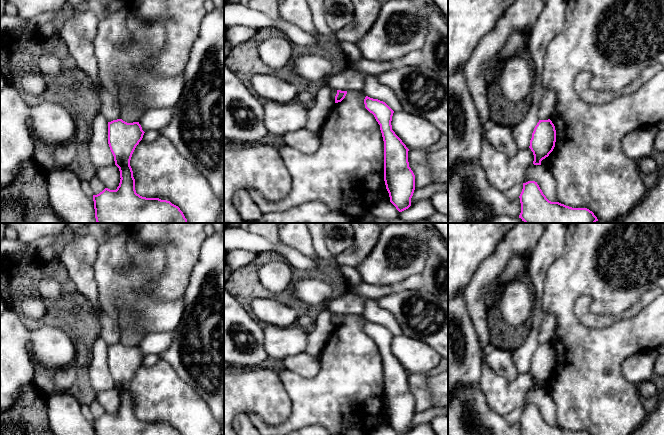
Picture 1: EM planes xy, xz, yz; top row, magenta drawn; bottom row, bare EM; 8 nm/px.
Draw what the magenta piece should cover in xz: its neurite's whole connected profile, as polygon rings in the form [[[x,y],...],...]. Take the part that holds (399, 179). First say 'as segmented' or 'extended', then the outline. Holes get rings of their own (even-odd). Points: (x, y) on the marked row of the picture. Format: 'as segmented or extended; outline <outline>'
as segmented; outline [[[368,96],[365,108],[374,115],[380,125],[384,141],[384,181],[390,202],[399,212],[411,206],[415,190],[415,175],[408,162],[409,149],[392,130],[394,111],[383,101]]]

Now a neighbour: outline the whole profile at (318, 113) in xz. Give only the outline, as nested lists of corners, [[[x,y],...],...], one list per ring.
[[[321,83],[315,87],[315,105],[308,110],[305,129],[313,132],[320,131],[324,121],[335,104],[331,97],[331,90],[332,89],[325,83]]]

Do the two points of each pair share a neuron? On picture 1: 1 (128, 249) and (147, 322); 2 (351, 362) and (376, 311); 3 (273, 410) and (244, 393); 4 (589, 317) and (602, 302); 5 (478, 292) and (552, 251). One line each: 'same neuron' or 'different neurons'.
1: same neuron
2: different neurons
3: same neuron
4: different neurons
5: different neurons

